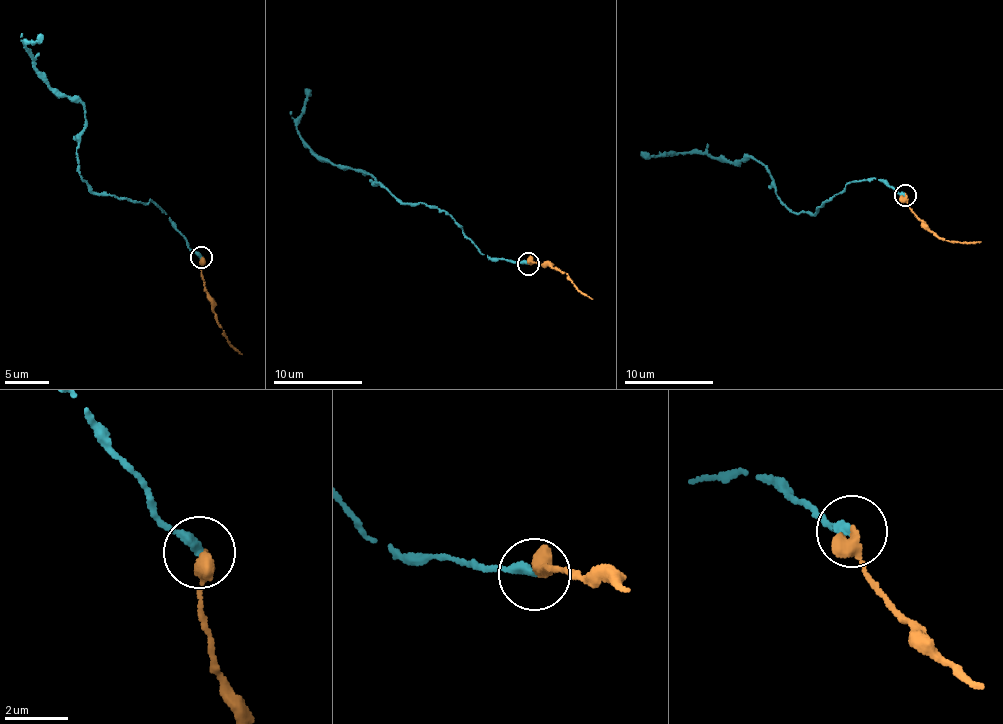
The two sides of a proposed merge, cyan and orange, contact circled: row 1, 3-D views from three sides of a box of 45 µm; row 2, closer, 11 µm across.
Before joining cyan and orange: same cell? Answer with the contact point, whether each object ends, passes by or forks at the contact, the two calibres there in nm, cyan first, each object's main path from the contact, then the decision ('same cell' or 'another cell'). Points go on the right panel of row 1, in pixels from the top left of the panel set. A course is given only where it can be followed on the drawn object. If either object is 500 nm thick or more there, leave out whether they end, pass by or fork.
at (905, 195); cyan ends there; orange ends there; 280 nm thick on the cyan side, 480 nm on the other; cyan runs (905, 196), (875, 177), (850, 182), (815, 215), (797, 213), (750, 158), (736, 166), (708, 154), (641, 151); orange runs (905, 196), (912, 213), (937, 235), (950, 242), (980, 242); same cell

